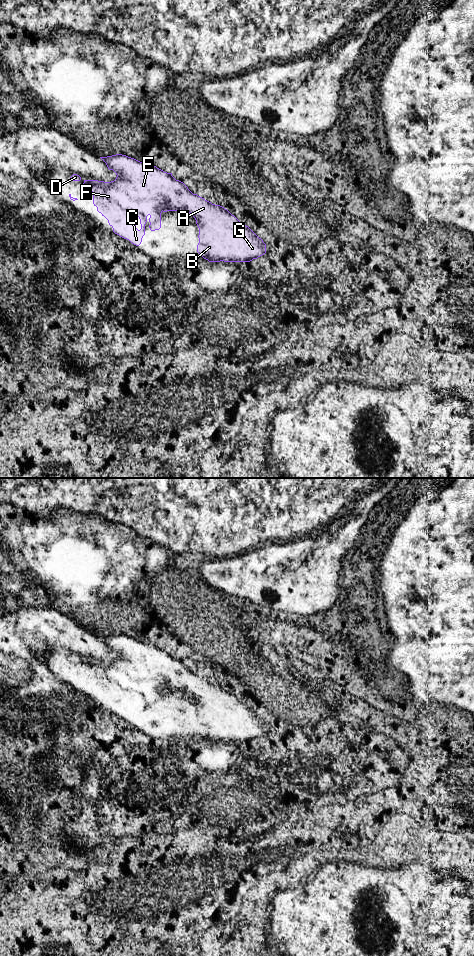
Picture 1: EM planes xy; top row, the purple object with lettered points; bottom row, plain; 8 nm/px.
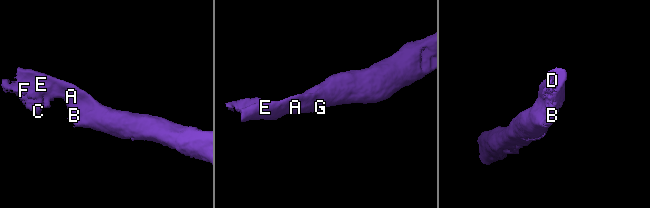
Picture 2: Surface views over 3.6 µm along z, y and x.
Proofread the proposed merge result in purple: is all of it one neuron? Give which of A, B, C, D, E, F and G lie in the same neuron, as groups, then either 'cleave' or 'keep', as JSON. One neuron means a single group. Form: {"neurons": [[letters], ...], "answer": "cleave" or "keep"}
{"neurons": [["A", "B", "C", "D", "E", "F", "G"]], "answer": "keep"}

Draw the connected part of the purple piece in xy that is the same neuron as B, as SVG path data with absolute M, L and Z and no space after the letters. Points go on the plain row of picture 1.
M122 634L100 638L106 643L109 650L116 653L116 659L111 662L84 660L83 669L86 673L90 671L93 673L94 686L108 700L113 712L129 720L132 724L136 726L141 724L147 701L150 702L149 708L151 711L159 710L161 708L162 692L182 691L191 693L195 698L199 708L197 732L209 742L250 742L266 733L266 724L248 706L240 702L224 687L212 684L197 674L193 674L183 662L176 660L172 653L164 652L152 644L140 642Z

